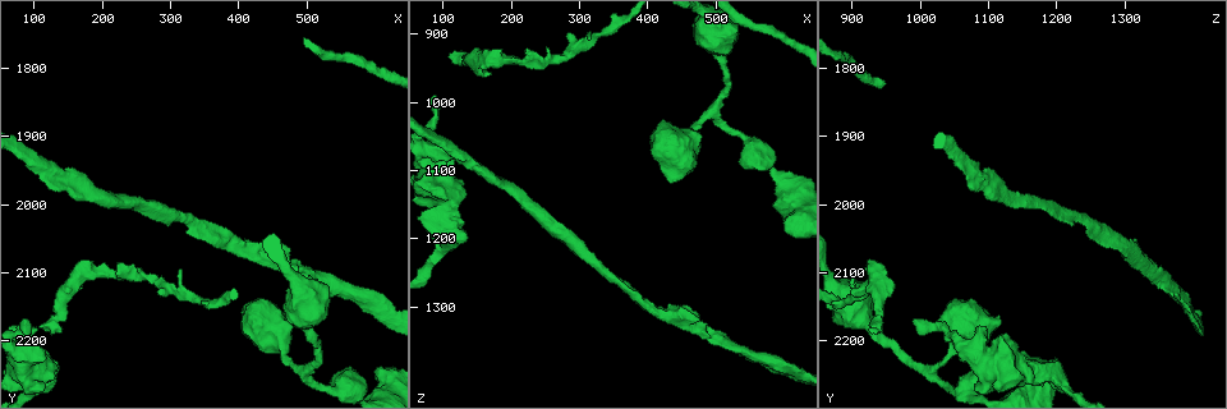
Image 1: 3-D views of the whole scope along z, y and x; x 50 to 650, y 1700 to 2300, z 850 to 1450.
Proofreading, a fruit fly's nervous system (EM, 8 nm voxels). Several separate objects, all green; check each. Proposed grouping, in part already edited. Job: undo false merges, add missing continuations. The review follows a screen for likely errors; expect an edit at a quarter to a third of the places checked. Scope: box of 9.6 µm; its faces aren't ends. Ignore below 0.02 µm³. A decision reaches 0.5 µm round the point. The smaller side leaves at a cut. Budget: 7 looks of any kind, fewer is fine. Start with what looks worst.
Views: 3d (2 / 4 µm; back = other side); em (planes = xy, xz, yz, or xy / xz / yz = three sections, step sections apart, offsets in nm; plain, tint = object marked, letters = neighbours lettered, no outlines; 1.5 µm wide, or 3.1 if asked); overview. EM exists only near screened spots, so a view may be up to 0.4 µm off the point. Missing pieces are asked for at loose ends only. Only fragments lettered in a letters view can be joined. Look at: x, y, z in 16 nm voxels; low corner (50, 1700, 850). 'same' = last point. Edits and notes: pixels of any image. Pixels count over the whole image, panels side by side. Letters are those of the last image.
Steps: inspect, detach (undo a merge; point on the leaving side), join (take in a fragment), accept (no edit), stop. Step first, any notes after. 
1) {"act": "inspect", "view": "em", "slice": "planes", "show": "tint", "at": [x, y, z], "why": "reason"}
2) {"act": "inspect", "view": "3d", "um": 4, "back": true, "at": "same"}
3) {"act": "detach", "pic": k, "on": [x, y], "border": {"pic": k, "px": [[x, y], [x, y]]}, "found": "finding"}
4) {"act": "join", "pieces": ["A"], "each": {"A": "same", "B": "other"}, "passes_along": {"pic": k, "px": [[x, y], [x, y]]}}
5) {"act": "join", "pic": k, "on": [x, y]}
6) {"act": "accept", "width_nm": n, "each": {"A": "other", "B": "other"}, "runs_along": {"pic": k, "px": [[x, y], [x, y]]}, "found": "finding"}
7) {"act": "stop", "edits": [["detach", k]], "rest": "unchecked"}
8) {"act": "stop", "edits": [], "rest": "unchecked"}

{"act": "inspect", "view": "em", "slice": "planes", "show": "letters", "at": [500, 2245, 1020], "why": "three-way junction"}

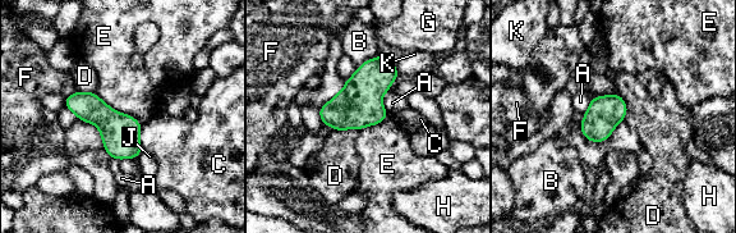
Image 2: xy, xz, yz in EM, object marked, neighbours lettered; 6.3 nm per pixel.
{"act": "accept", "width_nm": 240, "longest_contact_nm": ["E", 380], "each": {"A": "other", "B": "other", "C": "other", "D": "other", "E": "other", "F": "other", "G": "other", "H": "other", "J": "other", "K": "other"}, "found": "one neuron here"}

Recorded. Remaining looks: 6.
{"act": "inspect", "view": "em", "slice": "xy", "step": 8, "show": "tint", "at": [105, 2270, 1210], "why": "calibre changes"}

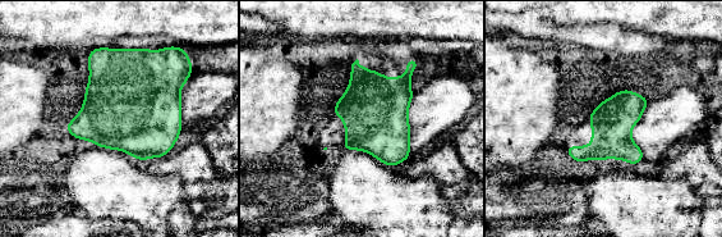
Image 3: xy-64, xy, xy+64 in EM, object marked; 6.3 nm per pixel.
{"act": "inspect", "view": "em", "slice": "planes", "show": "tint", "at": "same", "why": "another direction"}

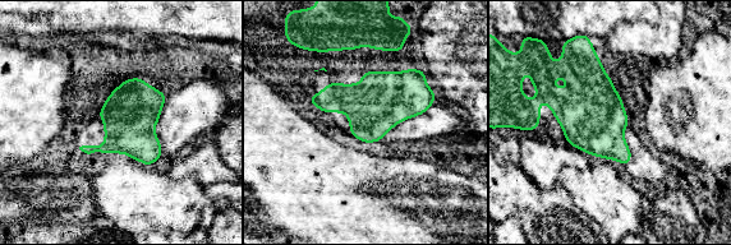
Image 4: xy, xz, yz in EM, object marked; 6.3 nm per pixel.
{"act": "inspect", "view": "em", "slice": "planes", "show": "letters", "at": "same", "why": "see the neighbours"}

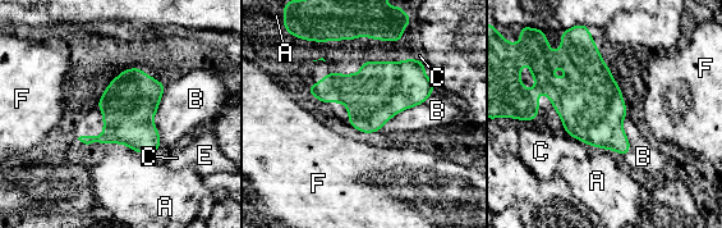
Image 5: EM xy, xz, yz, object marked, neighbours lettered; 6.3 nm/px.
{"act": "accept", "longest_contact_nm": ["B", 400], "each": {"A": "other", "B": "other", "C": "other", "E": "other", "F": "other"}, "border": {"pic": 5, "px": [[105, 144], [124, 144], [132, 150]]}, "found": "continuous, no second neuron"}

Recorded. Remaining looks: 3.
{"act": "inspect", "view": "em", "slice": "yz", "step": 4, "show": "letters", "at": [465, 2085, 1330], "why": "calibre changes"}

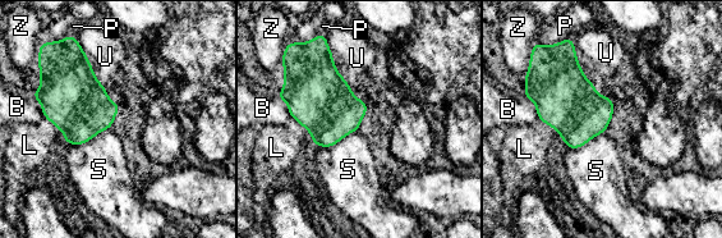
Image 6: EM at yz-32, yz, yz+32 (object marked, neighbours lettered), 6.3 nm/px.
{"act": "inspect", "view": "em", "slice": "xz", "step": 8, "show": "letters", "at": "same"}

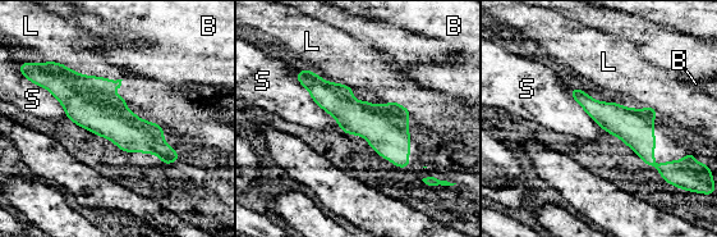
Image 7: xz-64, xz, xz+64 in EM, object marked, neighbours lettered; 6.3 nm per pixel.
{"act": "accept", "width_nm": 240, "each": {"B": "other", "L": "other", "S": "other"}, "found": "continuous, no second neuron"}

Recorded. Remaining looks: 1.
{"act": "stop", "edits": [], "rest": "unchecked"}

